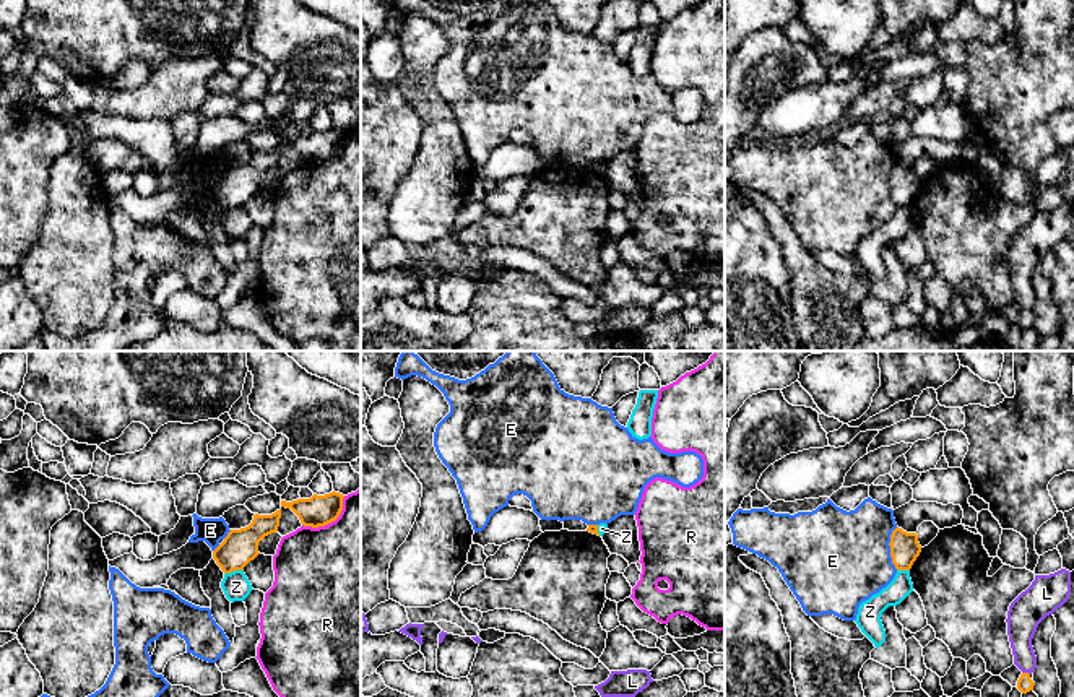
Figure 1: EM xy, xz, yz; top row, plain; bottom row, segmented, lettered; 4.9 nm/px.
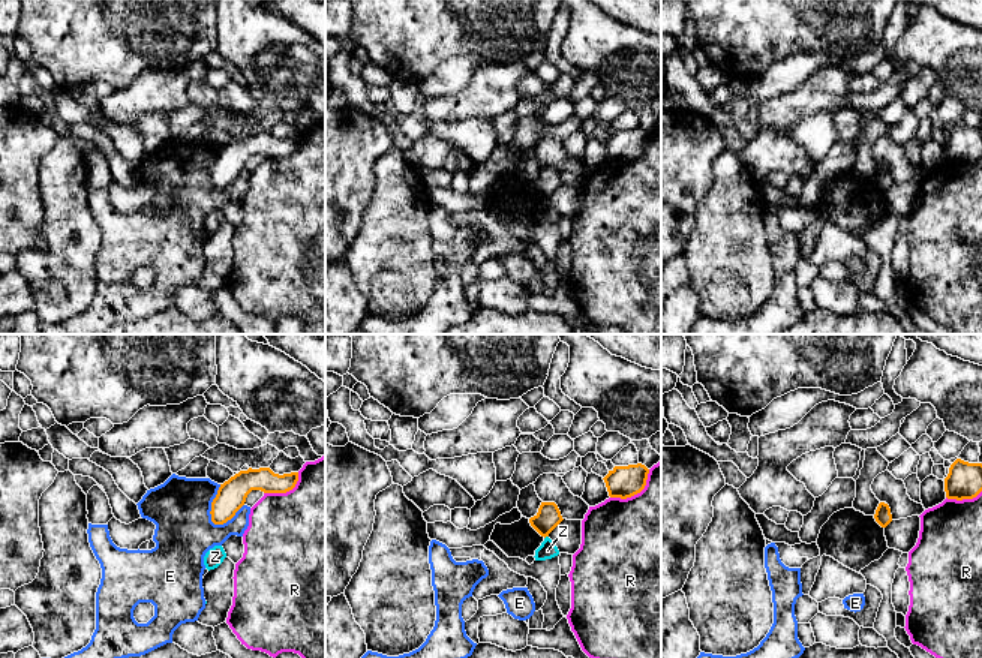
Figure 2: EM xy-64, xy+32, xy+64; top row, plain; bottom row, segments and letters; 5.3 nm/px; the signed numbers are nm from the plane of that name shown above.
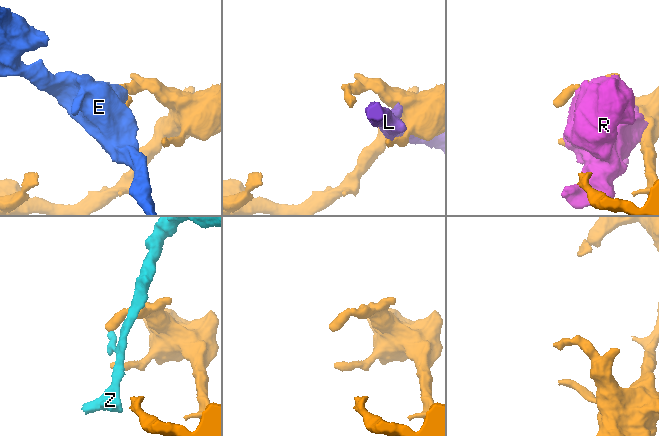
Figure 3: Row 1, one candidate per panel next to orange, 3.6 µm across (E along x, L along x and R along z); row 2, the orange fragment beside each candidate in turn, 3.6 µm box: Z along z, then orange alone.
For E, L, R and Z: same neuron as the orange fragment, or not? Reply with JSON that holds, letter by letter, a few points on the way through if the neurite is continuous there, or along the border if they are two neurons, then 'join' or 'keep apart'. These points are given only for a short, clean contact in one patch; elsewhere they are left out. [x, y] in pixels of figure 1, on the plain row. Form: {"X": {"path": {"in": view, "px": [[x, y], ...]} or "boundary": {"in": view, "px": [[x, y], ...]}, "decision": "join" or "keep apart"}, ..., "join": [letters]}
{"E": {"boundary": {"in": "yz", "px": [[897, 163], [889, 179], [889, 192], [896, 205]]}, "decision": "keep apart"}, "L": {"decision": "keep apart"}, "R": {"decision": "keep apart"}, "Z": {"boundary": {"in": "xy", "px": [[242, 205], [225, 210]]}, "decision": "keep apart"}, "join": []}

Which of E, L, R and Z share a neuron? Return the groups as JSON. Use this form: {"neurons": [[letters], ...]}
{"neurons": [["E"], ["L"], ["R"], ["Z"]]}

